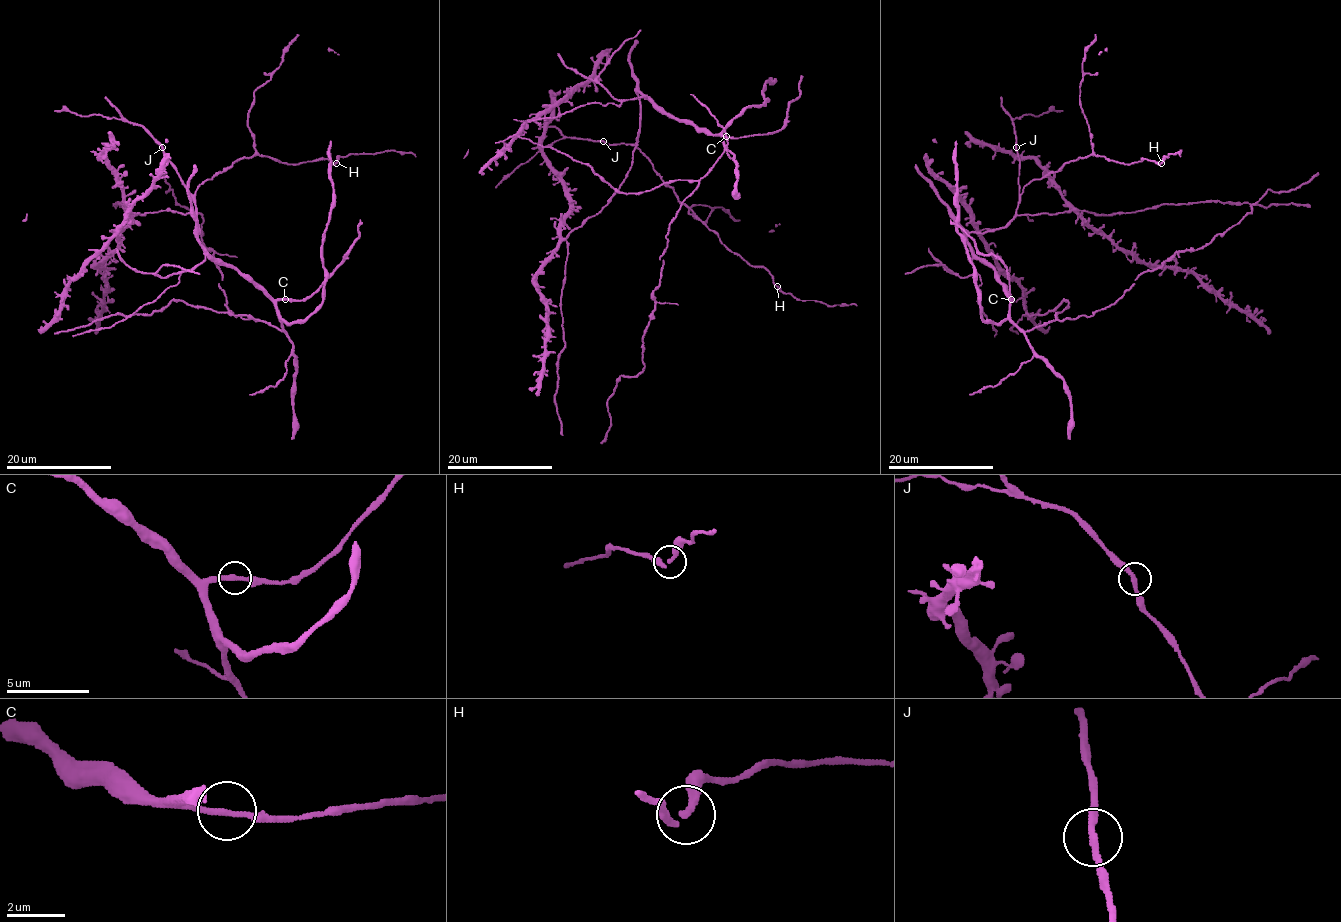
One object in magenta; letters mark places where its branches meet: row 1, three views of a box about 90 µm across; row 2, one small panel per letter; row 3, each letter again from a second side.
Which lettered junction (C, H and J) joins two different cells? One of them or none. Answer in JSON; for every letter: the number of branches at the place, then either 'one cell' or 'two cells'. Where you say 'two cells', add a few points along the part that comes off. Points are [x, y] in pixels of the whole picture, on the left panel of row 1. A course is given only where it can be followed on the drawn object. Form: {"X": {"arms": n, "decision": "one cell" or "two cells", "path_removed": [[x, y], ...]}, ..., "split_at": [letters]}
{"C": {"arms": 2, "decision": "one cell"}, "H": {"arms": 2, "decision": "one cell"}, "J": {"arms": 2, "decision": "one cell"}, "split_at": []}

